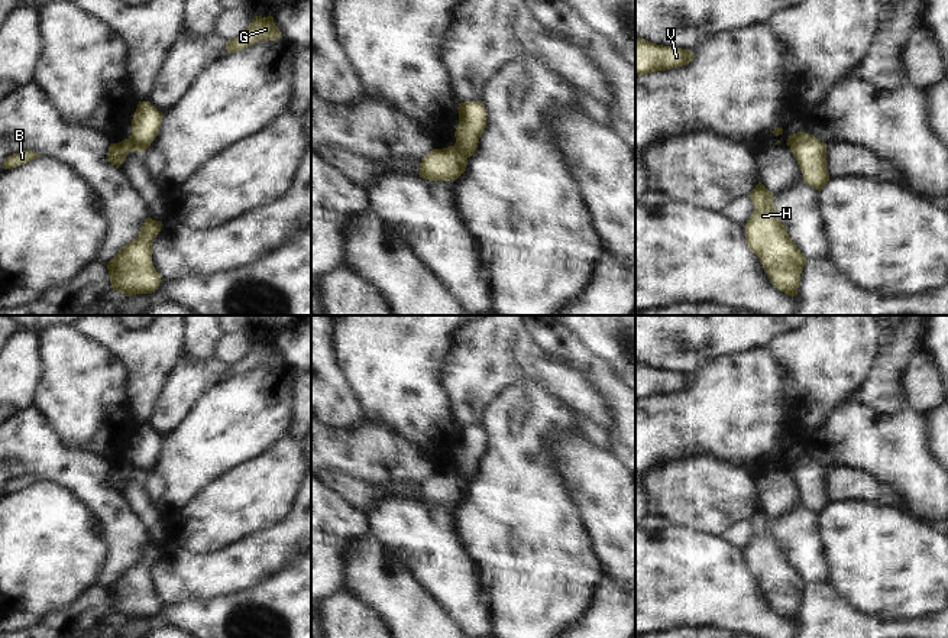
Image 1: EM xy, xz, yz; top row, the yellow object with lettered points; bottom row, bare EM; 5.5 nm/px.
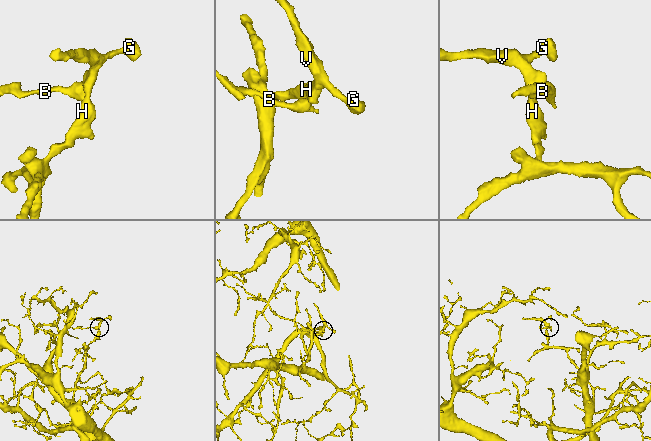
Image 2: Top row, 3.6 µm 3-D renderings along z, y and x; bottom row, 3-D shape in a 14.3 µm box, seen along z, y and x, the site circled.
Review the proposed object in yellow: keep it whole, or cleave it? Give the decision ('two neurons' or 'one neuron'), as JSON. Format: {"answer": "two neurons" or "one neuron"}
{"answer": "two neurons"}

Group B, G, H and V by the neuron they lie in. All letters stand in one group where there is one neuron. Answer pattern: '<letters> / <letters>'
B / G H V

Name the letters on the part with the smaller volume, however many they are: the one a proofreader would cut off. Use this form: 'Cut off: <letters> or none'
Cut off: B

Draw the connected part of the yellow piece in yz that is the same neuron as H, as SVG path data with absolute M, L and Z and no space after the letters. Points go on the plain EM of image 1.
M758 506L748 521L754 527L754 535L744 550L745 566L750 574L760 582L771 608L779 615L796 621L800 597L808 584L782 548L773 518Z

